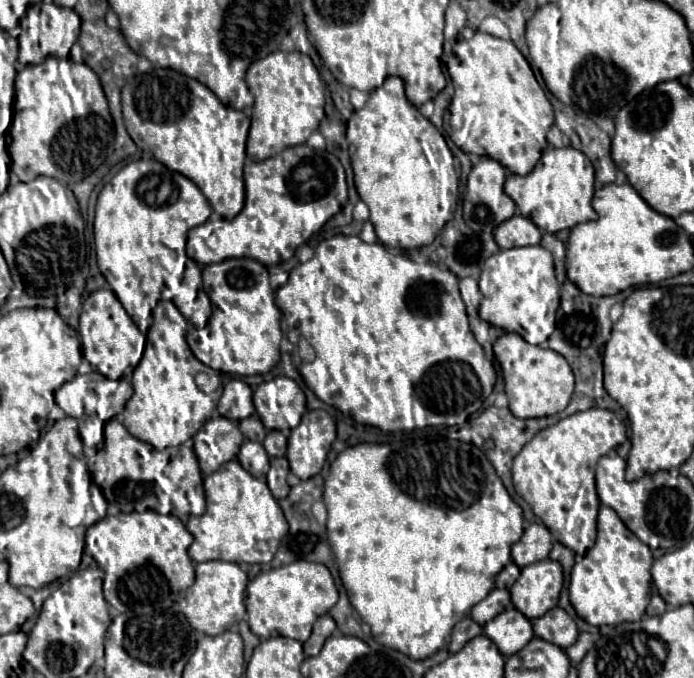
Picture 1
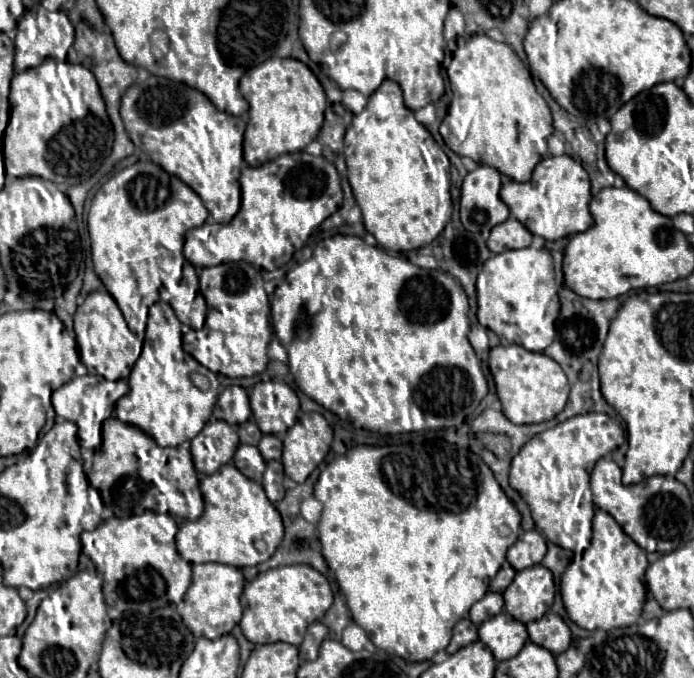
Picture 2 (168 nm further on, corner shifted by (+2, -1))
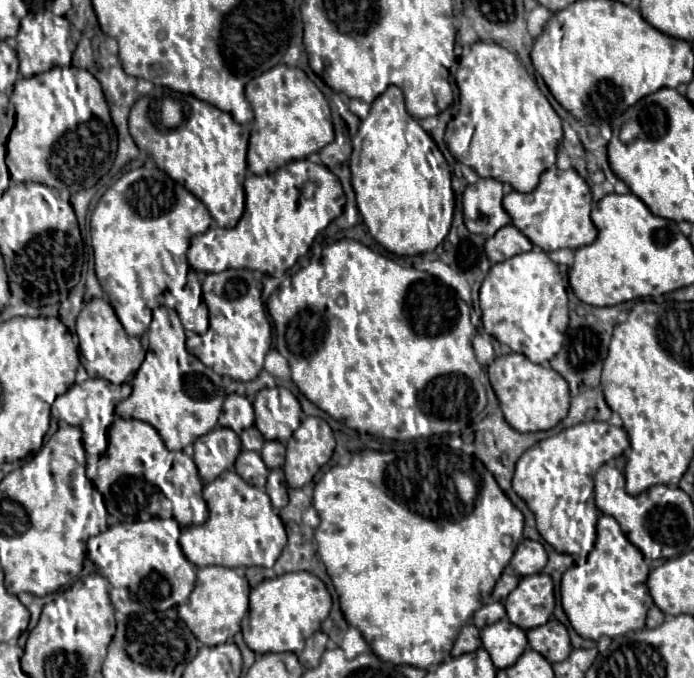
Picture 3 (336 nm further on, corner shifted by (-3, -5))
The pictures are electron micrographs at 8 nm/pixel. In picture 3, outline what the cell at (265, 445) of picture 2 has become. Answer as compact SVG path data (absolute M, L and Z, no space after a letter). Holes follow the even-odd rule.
M266 442L260 456L262 460L266 462L266 466L272 470L272 468L280 468L284 464L284 444L282 442Z

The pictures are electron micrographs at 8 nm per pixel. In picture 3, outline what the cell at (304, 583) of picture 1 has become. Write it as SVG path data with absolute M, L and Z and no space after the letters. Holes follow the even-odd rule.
M288 572L270 580L262 580L250 592L250 618L244 628L244 640L250 650L266 652L294 652L304 650L306 638L320 630L320 624L328 618L332 608L332 596L324 582L310 572Z

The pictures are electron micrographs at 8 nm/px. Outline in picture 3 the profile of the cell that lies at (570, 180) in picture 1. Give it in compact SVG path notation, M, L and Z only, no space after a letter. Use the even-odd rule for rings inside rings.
M552 166L540 178L536 190L522 194L510 192L504 196L504 208L512 218L512 224L530 238L532 244L542 250L560 250L560 248L580 248L594 242L598 230L590 220L592 210L592 192L588 182L574 170L560 170Z

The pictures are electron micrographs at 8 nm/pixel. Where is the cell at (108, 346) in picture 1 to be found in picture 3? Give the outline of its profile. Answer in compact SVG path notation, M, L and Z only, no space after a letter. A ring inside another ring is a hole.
M102 298L90 300L80 312L76 321L76 334L79 340L80 362L90 378L104 378L112 384L124 384L128 376L136 374L144 360L144 348L138 338L132 338L122 328L110 302Z

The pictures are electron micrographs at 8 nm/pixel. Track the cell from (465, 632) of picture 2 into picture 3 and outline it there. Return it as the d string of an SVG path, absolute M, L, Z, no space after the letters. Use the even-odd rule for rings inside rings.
M466 624L462 630L460 630L460 636L452 648L452 656L460 656L460 654L466 654L466 652L474 652L482 646L482 640L480 640L480 630L474 626L474 624Z

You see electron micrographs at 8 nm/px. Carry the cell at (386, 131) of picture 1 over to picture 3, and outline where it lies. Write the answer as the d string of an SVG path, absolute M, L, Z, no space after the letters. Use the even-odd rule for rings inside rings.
M388 86L388 90L372 102L368 118L360 124L360 130L351 140L353 151L349 158L351 183L364 224L378 244L398 256L432 252L448 235L455 210L452 173L447 161L433 139L422 139L422 136L428 136L424 130L418 134L410 130L410 122L414 122L414 118L404 108L402 90L398 86Z

